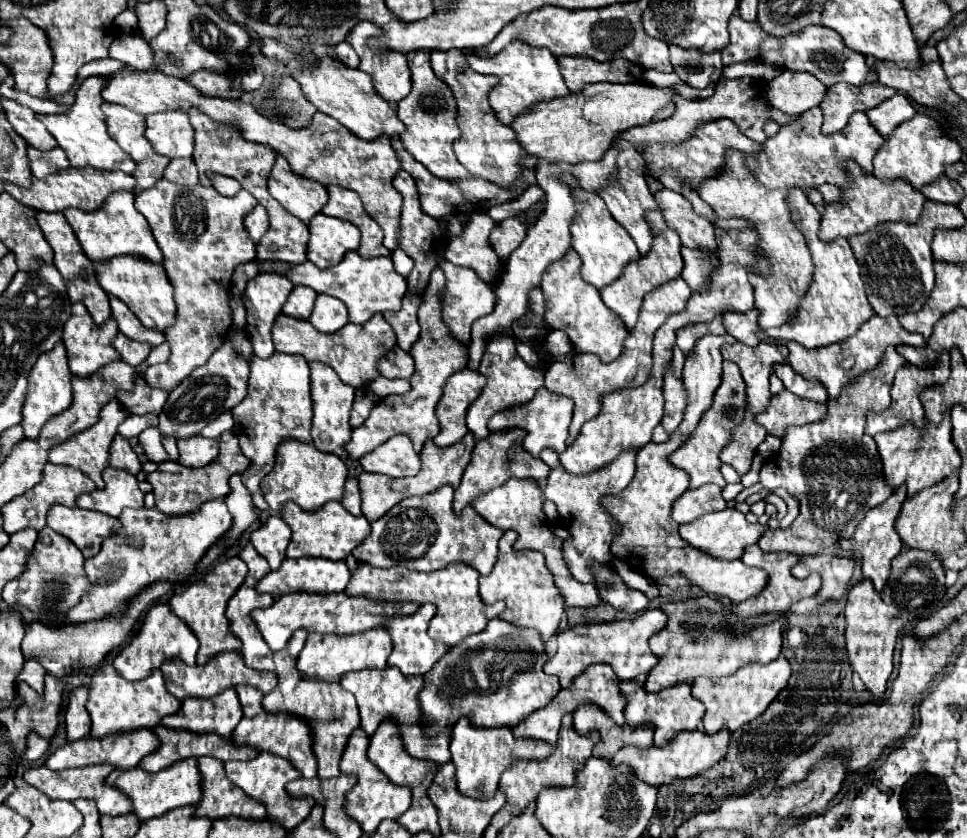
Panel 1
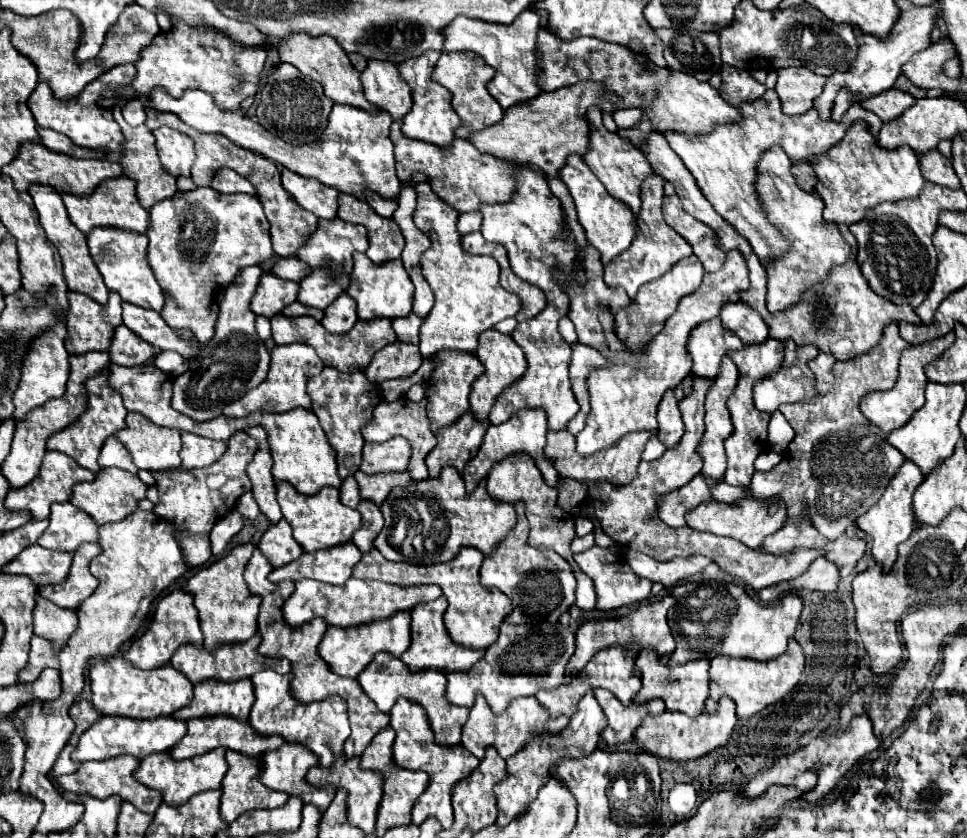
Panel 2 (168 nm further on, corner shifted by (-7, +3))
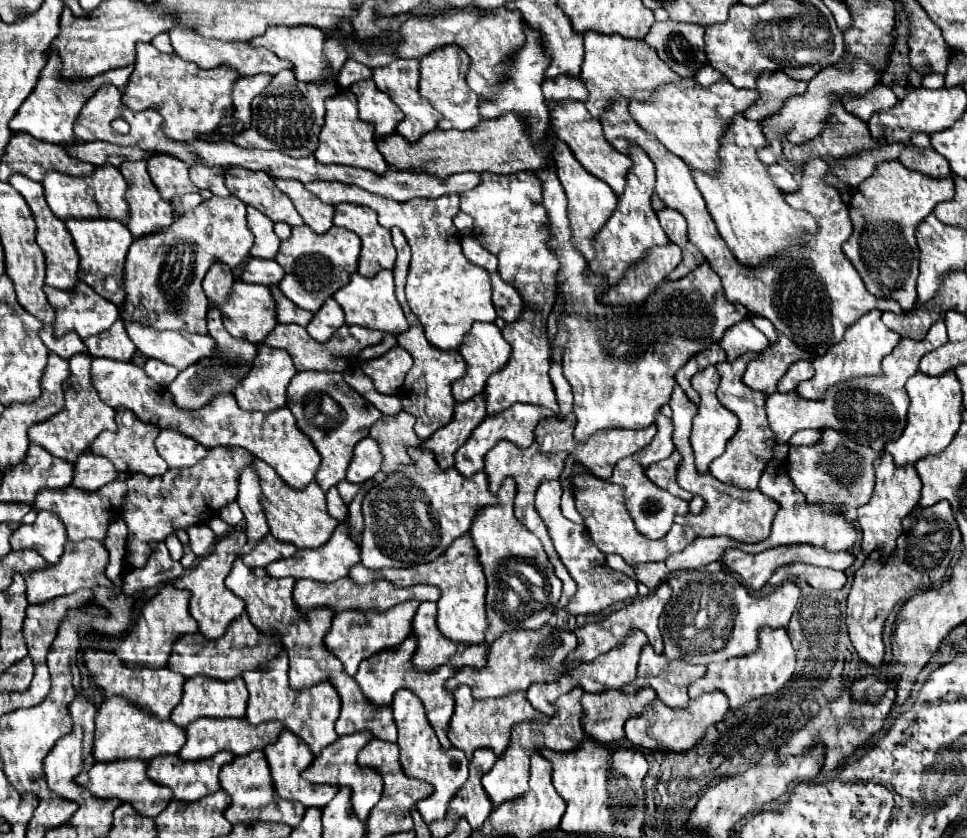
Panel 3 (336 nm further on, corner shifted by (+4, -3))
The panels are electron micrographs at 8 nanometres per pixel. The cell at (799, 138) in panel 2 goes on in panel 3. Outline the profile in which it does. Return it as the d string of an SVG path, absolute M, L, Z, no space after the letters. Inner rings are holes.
M694 78L664 84L652 102L630 102L630 114L638 126L656 136L664 148L682 158L690 168L716 174L720 168L720 140L726 134L732 118L744 114L758 100L758 90L738 90L728 80L710 88L700 88Z

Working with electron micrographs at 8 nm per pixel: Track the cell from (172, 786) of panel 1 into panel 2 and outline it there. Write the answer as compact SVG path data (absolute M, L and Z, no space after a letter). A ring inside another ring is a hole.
M215 748L215 752L207 752L205 756L195 756L191 760L173 760L169 752L161 752L159 756L147 756L141 760L141 766L135 772L135 778L153 788L163 792L163 800L167 804L183 804L191 796L207 790L221 788L221 780L227 772L227 760L225 760L227 748Z

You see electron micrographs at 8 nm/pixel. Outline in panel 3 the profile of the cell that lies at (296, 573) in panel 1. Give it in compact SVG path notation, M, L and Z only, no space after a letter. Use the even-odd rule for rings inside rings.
M342 522L338 528L336 528L336 534L332 534L332 538L320 546L320 550L298 550L292 558L286 558L286 560L280 560L280 562L274 562L274 564L268 564L266 566L266 574L270 578L310 578L310 580L316 580L316 582L336 582L340 578L344 578L348 574L348 568L352 568L354 564L360 562L360 548L358 544L348 536L346 532L346 524Z

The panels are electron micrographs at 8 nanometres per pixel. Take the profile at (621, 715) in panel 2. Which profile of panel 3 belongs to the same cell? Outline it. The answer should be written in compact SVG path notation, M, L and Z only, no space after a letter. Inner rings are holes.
M614 690L604 694L584 694L584 732L600 744L620 742L624 740L624 722L638 716L654 698L654 690L640 690L634 696Z

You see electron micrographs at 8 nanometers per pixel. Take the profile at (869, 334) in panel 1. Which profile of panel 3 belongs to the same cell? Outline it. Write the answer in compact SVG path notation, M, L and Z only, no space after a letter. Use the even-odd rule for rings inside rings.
M614 102L612 110L608 110L608 114L604 116L602 128L608 142L618 152L628 154L630 146L634 144L650 156L658 176L656 194L668 208L678 210L686 218L688 238L704 254L712 270L716 270L716 274L720 276L724 286L724 296L728 298L728 302L742 304L750 314L770 320L774 328L786 334L792 342L798 344L798 340L840 340L846 328L850 328L860 316L864 316L870 310L902 314L902 308L896 302L888 302L884 298L868 294L864 282L860 282L856 274L856 268L842 254L840 246L848 240L852 224L848 222L848 206L844 204L840 194L816 182L816 174L824 174L824 160L808 162L808 178L800 182L800 190L786 194L786 202L792 208L806 210L816 218L820 228L816 238L808 238L808 242L804 242L800 250L790 250L784 258L776 258L776 262L772 262L768 270L752 274L752 270L744 270L744 266L736 262L732 250L720 238L716 224L706 208L700 190L694 184L688 166L684 166L684 162L680 162L680 158L676 158L674 154L668 154L668 150L664 150L664 146L656 142L656 138L644 134L644 130L636 126L634 118L630 116L628 102Z

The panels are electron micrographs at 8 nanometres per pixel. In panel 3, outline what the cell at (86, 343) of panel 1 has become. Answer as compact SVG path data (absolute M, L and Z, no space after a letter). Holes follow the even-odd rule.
M80 282L76 292L64 292L64 290L56 290L50 286L44 286L44 292L56 312L56 322L54 322L54 336L56 338L62 338L68 332L76 332L82 340L86 340L94 334L108 330L120 318L118 308L112 302L108 302L106 298L102 298L100 294L96 294L92 288L84 286L84 282Z

